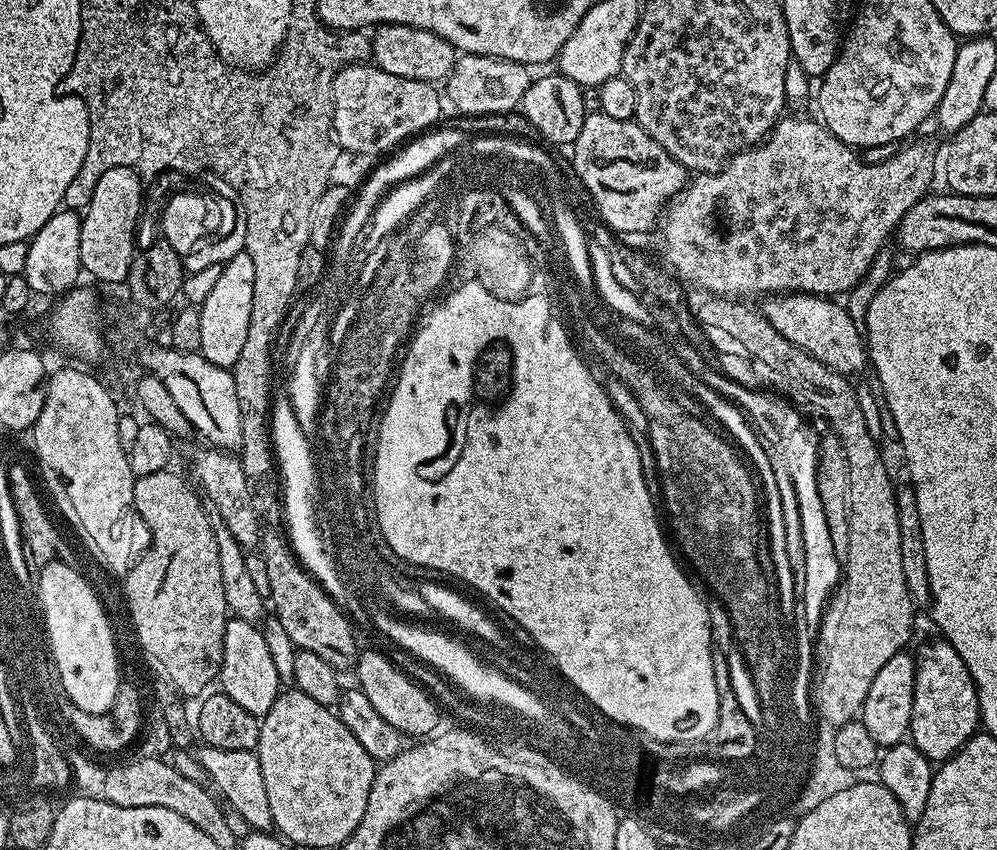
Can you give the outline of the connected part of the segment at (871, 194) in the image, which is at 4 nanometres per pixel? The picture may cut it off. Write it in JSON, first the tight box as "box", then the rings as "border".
{"box":[658,115,938,298],"border":[[[781,115],[772,131],[760,143],[753,148],[747,148],[737,156],[732,156],[719,172],[701,172],[693,175],[684,185],[684,189],[668,201],[658,224],[658,233],[660,232],[660,240],[664,243],[664,256],[672,263],[671,271],[681,281],[689,285],[697,284],[698,287],[708,291],[705,293],[715,294],[720,298],[748,298],[744,296],[768,298],[773,294],[785,292],[808,292],[811,296],[839,297],[839,292],[848,292],[852,287],[855,289],[859,285],[860,280],[870,270],[874,256],[878,254],[880,248],[889,243],[888,235],[891,232],[893,235],[897,231],[900,219],[904,217],[906,210],[910,210],[914,202],[929,195],[931,188],[928,187],[931,186],[935,176],[937,179],[938,152],[936,156],[936,148],[928,140],[913,139],[908,142],[913,144],[905,143],[903,145],[905,148],[901,152],[894,153],[889,160],[884,160],[881,164],[863,164],[856,157],[859,155],[842,143],[833,132],[828,131],[819,119],[807,120],[804,116],[788,115]]]}

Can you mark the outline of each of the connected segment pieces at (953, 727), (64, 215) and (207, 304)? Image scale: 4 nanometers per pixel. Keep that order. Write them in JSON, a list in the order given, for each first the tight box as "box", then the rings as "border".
[{"box":[910,638,980,762],"border":[[[935,638],[928,640],[920,649],[915,649],[916,677],[914,678],[914,710],[910,718],[910,743],[922,753],[924,757],[933,762],[943,762],[956,753],[956,751],[975,736],[980,723],[980,707],[976,683],[972,681],[970,670],[966,670],[966,662],[958,658],[958,650],[950,646],[947,640]]]},{"box":[24,210,82,298],"border":[[[58,210],[28,240],[24,278],[37,297],[59,298],[81,283],[82,216],[76,210]]]},{"box":[199,252,254,369],"border":[[[248,252],[234,254],[224,263],[218,282],[199,305],[202,318],[202,342],[199,353],[218,366],[231,369],[238,362],[238,354],[242,354],[242,346],[246,343],[246,330],[250,326],[250,306],[254,298],[254,258]]]}]

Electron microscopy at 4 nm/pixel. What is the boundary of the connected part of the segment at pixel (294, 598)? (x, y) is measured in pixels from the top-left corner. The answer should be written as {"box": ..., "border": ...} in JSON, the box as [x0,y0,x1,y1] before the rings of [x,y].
{"box":[258,527,358,670],"border":[[[265,527],[260,533],[258,555],[262,562],[266,562],[266,575],[270,581],[266,596],[270,601],[271,611],[276,620],[282,622],[286,634],[290,634],[290,642],[294,642],[297,649],[305,648],[318,654],[318,658],[326,658],[326,662],[330,662],[330,666],[338,670],[351,669],[358,655],[356,636],[351,628],[353,625],[319,581],[313,579],[297,559],[289,545],[288,536],[281,529],[279,532],[276,528]]]}

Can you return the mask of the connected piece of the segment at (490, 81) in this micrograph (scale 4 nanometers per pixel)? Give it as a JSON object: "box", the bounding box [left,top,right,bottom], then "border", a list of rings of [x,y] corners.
{"box":[446,54,534,116],"border":[[[478,54],[457,55],[450,85],[452,93],[446,100],[453,104],[462,116],[498,115],[519,109],[526,90],[530,90],[534,72],[529,65],[519,64],[513,60],[503,60],[497,56],[479,56]]]}

